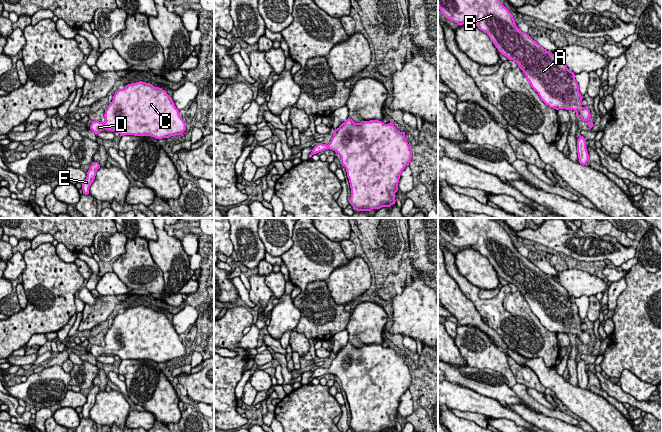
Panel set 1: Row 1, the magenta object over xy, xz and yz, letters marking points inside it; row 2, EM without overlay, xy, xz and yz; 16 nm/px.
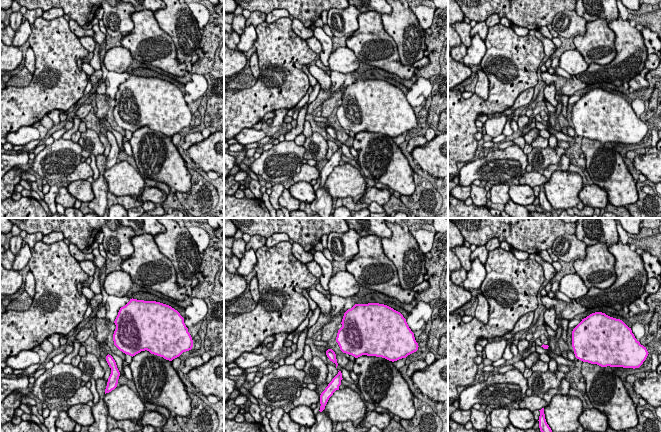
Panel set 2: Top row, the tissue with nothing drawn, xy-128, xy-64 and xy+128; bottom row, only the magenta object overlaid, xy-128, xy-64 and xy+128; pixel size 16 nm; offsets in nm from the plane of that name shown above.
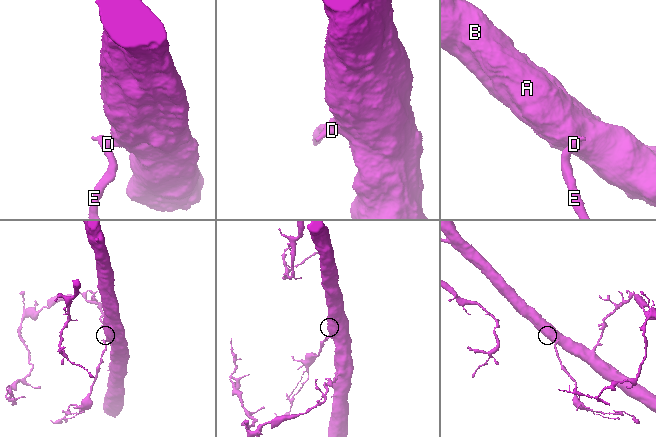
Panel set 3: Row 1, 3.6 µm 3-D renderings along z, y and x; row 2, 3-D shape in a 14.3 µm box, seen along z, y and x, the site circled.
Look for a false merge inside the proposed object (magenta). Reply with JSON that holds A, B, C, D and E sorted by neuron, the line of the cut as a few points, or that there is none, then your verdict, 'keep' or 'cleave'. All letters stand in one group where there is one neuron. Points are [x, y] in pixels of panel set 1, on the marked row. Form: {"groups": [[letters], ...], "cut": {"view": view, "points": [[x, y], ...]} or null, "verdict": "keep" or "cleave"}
{"groups": [["A", "B", "C", "D", "E"]], "cut": null, "verdict": "keep"}

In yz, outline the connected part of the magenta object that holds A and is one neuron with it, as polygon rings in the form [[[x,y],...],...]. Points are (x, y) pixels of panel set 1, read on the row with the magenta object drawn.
[[[438,0],[438,8],[446,18],[458,25],[475,22],[476,26],[489,36],[502,55],[518,64],[531,87],[546,105],[556,110],[574,110],[577,117],[588,122],[589,129],[593,127],[593,122],[589,121],[590,110],[587,106],[581,106],[583,97],[579,92],[575,74],[554,54],[544,49],[527,33],[522,32],[516,26],[512,14],[500,0]]]

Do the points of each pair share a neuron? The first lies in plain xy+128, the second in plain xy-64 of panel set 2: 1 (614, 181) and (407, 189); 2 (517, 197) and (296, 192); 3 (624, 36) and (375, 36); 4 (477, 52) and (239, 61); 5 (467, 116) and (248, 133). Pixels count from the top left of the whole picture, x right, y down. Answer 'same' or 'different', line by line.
1: same
2: same
3: different
4: different
5: different

